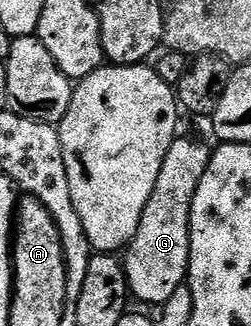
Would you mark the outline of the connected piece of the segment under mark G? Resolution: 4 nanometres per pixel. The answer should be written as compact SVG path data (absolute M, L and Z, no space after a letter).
M177 137L169 145L169 153L165 153L165 161L161 161L161 173L157 173L157 185L153 185L153 193L145 205L145 213L141 213L141 225L126 248L125 270L127 286L132 296L143 303L162 305L170 303L184 286L187 278L187 262L191 252L191 206L197 193L197 185L201 185L201 177L205 177L205 169L211 160L211 151L203 143L195 139Z

